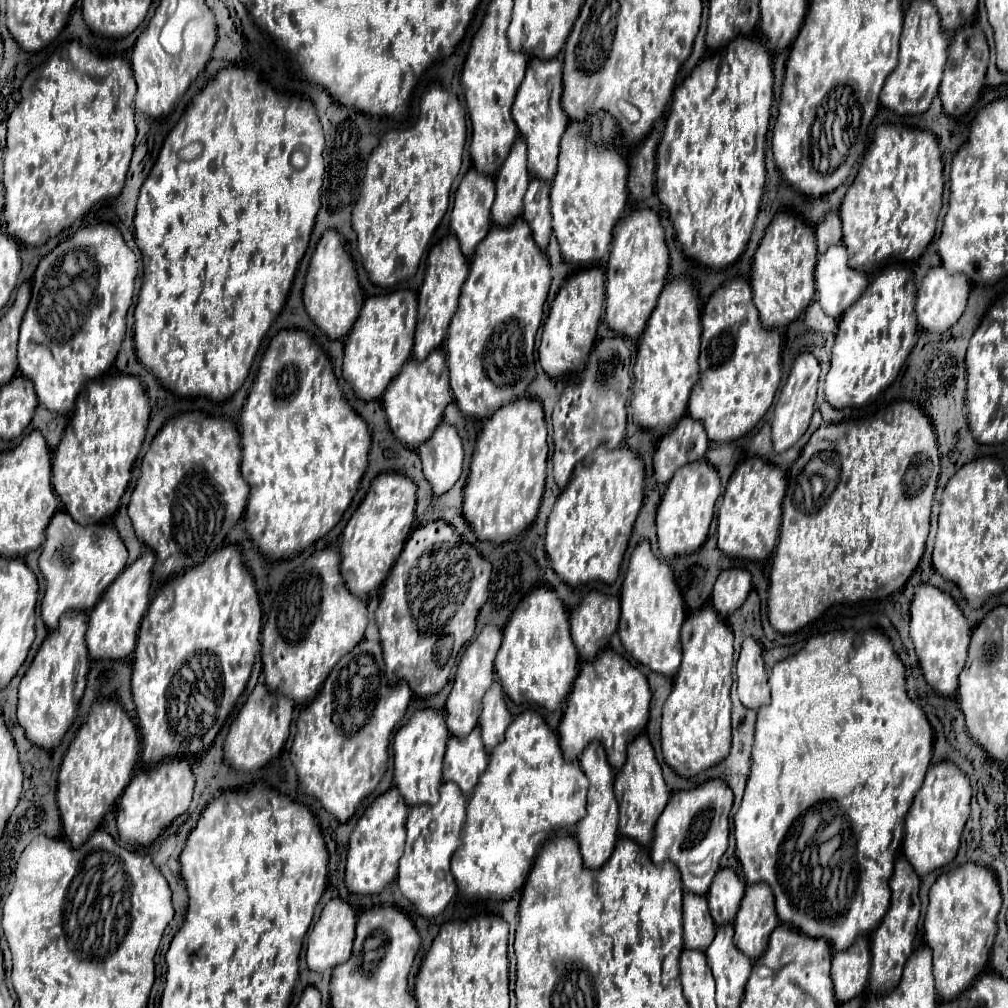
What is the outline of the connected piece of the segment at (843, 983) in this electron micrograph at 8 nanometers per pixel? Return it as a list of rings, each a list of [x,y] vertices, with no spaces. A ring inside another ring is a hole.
[[[866,937],[856,939],[848,951],[836,951],[832,957],[832,981],[834,993],[840,1003],[864,993],[870,973],[870,943]]]

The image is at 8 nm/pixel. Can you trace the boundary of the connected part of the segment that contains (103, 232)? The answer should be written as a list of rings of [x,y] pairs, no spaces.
[[[104,221],[78,229],[40,261],[32,281],[32,301],[20,327],[18,367],[22,375],[32,379],[38,401],[46,409],[62,415],[72,413],[82,385],[88,379],[102,377],[112,367],[124,339],[126,313],[134,297],[136,275],[136,255],[128,249],[122,233]]]

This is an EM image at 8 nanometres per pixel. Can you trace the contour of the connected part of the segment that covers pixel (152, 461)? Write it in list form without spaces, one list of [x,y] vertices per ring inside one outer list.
[[[202,411],[178,413],[168,419],[142,459],[140,479],[128,505],[128,515],[138,539],[156,553],[154,575],[158,579],[168,579],[202,563],[210,553],[220,549],[228,531],[244,513],[248,489],[250,487],[240,473],[240,433],[232,421]]]

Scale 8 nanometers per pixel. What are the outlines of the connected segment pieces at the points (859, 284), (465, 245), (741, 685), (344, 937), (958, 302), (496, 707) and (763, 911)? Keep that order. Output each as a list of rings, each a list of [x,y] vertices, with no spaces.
[[[844,245],[830,247],[816,265],[816,295],[826,315],[840,317],[864,291],[868,279],[862,271],[848,267]]]
[[[470,169],[462,177],[462,181],[460,181],[460,185],[454,193],[454,207],[452,207],[452,215],[450,215],[450,227],[452,227],[454,235],[458,237],[462,253],[466,257],[472,257],[476,245],[486,237],[486,233],[490,229],[492,201],[494,201],[494,179],[486,177],[486,175],[480,175],[474,169]]]
[[[746,637],[742,643],[742,651],[736,663],[736,677],[738,677],[738,699],[744,707],[758,709],[770,703],[770,687],[766,665],[762,659],[760,645]]]
[[[332,897],[326,903],[326,907],[320,913],[320,919],[316,921],[316,925],[312,927],[312,931],[308,935],[306,961],[308,961],[308,967],[312,971],[332,969],[332,967],[336,967],[336,965],[340,965],[340,963],[350,959],[354,937],[356,937],[356,919],[358,917],[356,917],[356,911],[352,909],[352,905],[348,905],[340,897]]]
[[[942,265],[928,269],[928,273],[918,289],[918,299],[916,299],[916,313],[918,313],[920,327],[924,331],[944,333],[964,313],[968,291],[970,291],[970,281],[966,275],[948,275],[948,271],[944,271]]]
[[[494,679],[490,689],[484,695],[484,707],[482,707],[482,715],[480,715],[482,741],[484,741],[484,747],[488,753],[504,739],[504,731],[510,725],[510,721],[512,721],[512,715],[506,707],[500,681]]]
[[[766,883],[746,887],[740,909],[734,919],[734,943],[750,959],[760,957],[768,945],[768,935],[778,925],[774,895]]]

